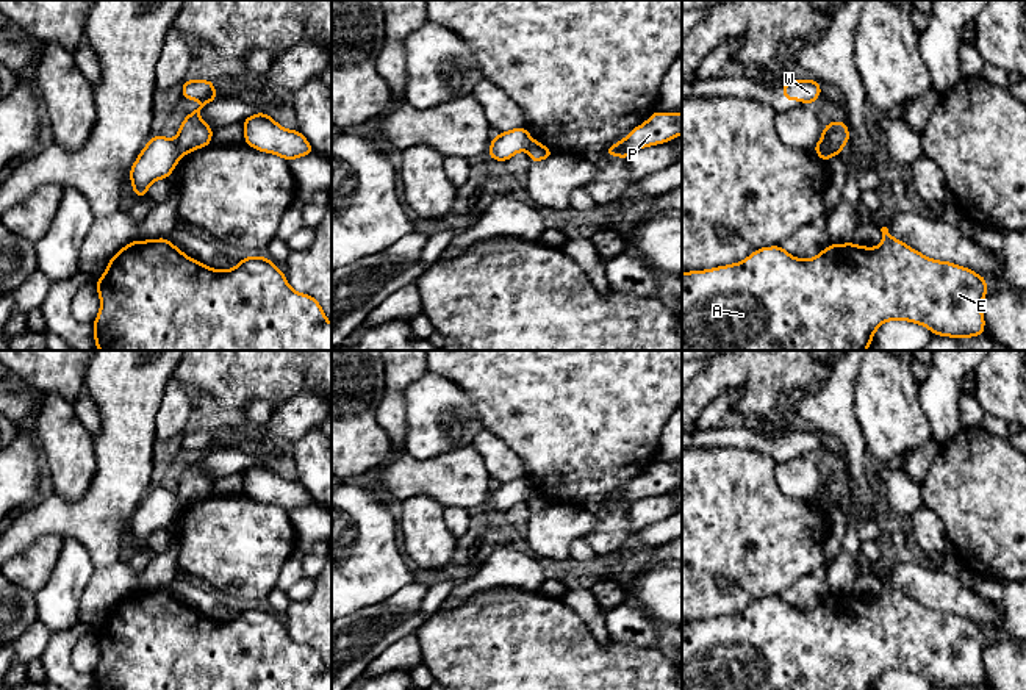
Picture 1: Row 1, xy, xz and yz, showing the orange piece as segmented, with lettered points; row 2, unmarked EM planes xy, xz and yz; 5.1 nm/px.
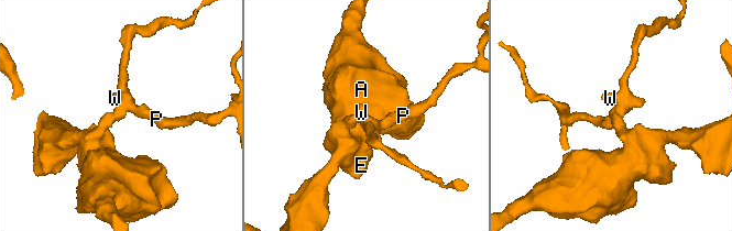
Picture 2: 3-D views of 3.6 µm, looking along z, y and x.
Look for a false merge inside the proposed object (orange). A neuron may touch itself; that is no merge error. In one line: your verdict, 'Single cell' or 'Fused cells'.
Fused cells

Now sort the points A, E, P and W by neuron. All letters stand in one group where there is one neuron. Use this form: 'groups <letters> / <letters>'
groups A E / P W

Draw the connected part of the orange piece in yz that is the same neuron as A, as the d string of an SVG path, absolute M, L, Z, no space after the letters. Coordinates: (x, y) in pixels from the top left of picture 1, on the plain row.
M887 577L881 582L877 598L829 595L813 609L801 610L782 596L771 596L760 598L734 615L682 623L682 690L873 690L887 671L920 674L937 687L984 685L987 629L965 616L924 607L893 588Z

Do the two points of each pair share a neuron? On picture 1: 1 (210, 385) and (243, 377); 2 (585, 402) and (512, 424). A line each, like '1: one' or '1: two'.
1: one
2: one

